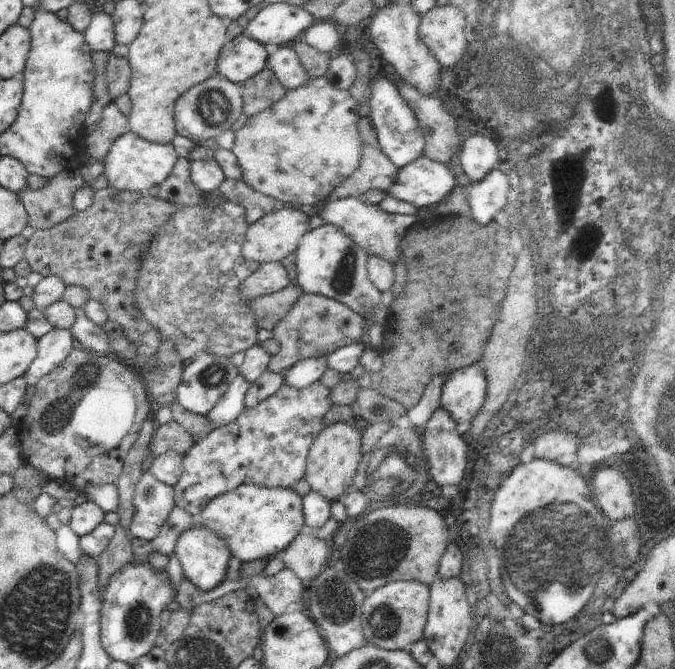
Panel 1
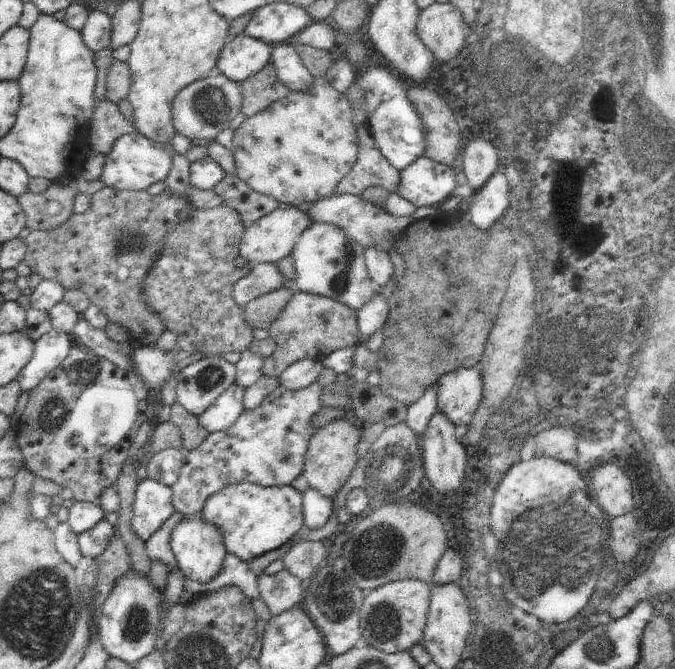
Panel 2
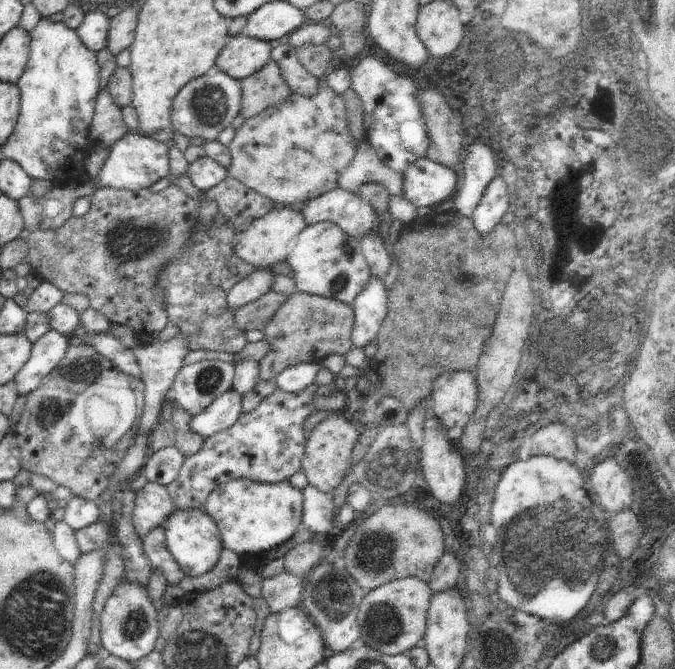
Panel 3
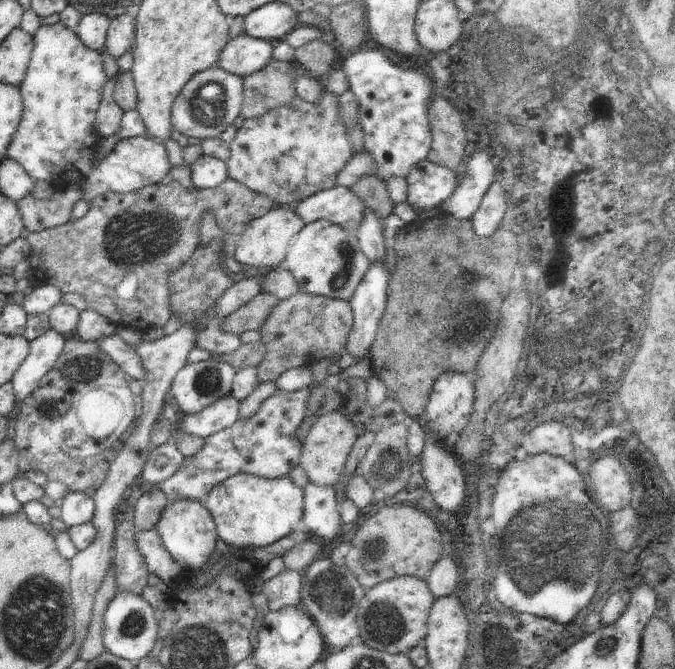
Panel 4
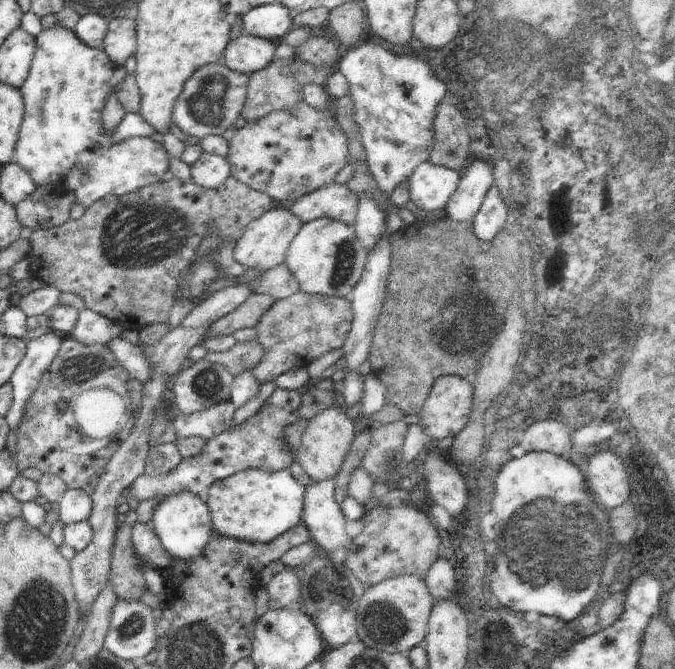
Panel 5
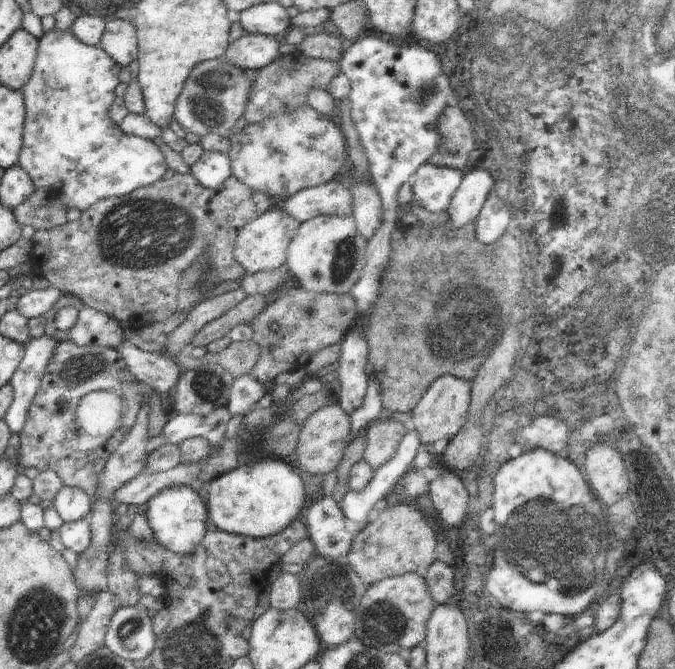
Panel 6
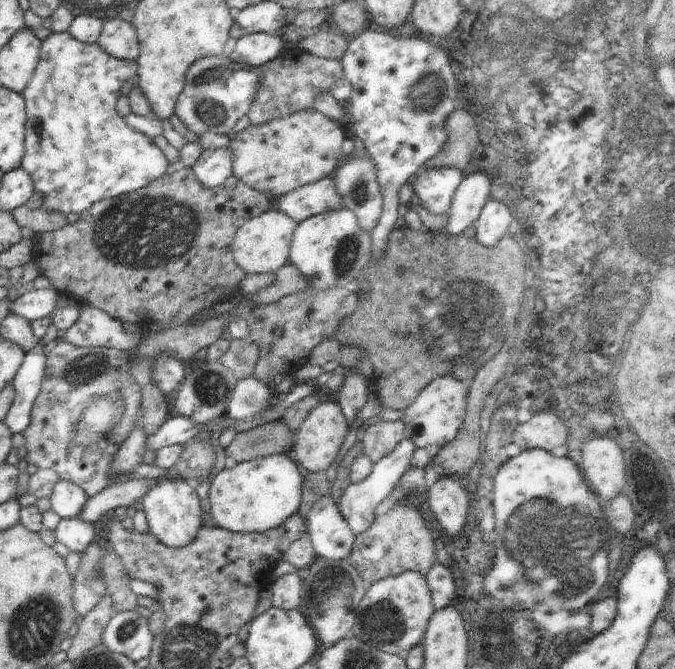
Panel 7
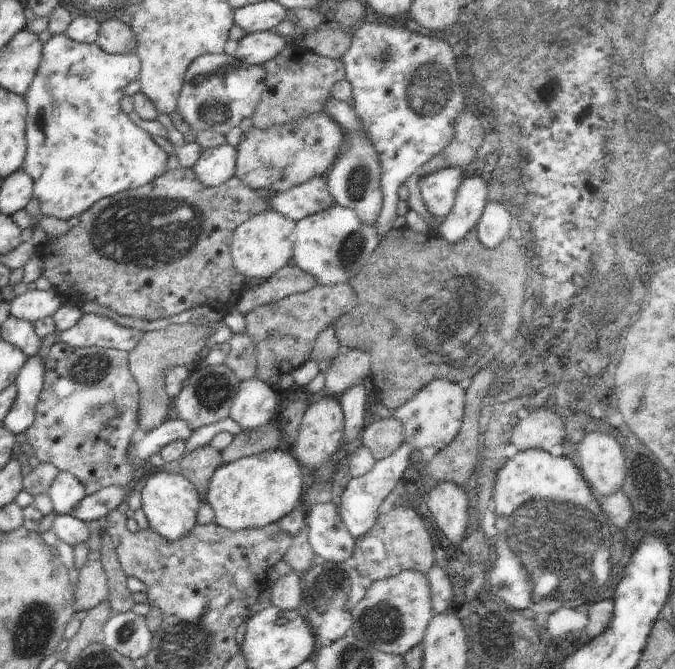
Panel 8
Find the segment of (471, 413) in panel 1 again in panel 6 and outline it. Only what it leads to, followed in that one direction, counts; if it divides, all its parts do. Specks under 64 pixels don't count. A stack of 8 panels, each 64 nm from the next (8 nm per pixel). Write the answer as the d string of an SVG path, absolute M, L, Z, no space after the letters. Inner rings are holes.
M442 375L428 387L420 402L412 411L412 419L405 424L408 431L416 429L426 447L442 438L450 441L460 432L468 418L473 381L467 381L454 375Z

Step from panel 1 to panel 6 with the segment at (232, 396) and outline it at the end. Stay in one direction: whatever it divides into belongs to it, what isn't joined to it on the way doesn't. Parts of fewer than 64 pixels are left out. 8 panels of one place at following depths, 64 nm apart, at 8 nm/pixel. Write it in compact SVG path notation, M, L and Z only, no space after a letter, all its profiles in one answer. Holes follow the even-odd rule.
M221 406L206 416L178 413L169 419L161 433L164 434L166 443L175 445L192 437L204 437L211 446L223 445L220 444L220 439L225 436L231 417L227 406Z

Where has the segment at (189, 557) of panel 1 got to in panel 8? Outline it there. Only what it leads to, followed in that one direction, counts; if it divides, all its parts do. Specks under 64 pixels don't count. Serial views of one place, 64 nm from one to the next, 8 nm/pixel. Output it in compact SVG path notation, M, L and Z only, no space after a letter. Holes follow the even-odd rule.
M177 471L157 473L148 478L141 491L141 508L145 512L149 526L162 535L169 543L179 541L197 525L196 514L200 508L201 496L195 486Z

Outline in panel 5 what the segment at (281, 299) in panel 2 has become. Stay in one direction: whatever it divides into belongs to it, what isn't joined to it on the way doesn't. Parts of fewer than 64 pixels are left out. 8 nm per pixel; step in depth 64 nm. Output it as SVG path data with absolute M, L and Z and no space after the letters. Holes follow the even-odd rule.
M254 293L250 295L250 298L243 302L236 310L233 310L230 314L223 316L220 320L217 320L214 324L208 328L206 336L208 335L232 335L236 330L241 328L252 328L255 327L259 322L262 316L270 310L270 307L277 301L277 296L267 295L264 293Z

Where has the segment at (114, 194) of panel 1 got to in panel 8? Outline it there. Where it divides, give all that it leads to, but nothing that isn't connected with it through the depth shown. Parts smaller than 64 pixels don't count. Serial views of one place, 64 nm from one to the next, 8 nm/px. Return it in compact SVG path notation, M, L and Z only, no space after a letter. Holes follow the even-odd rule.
M179 167L173 171L167 170L162 176L155 178L152 182L140 188L124 192L120 191L111 197L106 197L104 200L95 202L79 216L80 221L78 226L70 227L68 232L61 234L53 240L50 239L50 244L46 244L46 254L42 256L42 264L44 266L41 276L45 276L51 282L51 286L63 295L65 299L73 302L77 301L81 304L85 302L98 302L100 306L106 306L106 308L110 308L110 310L122 316L148 320L148 322L176 316L176 314L180 314L184 310L193 308L193 304L198 303L202 304L201 306L209 305L226 312L227 309L234 307L239 301L248 282L247 276L243 272L237 271L233 265L231 244L234 231L250 217L256 216L258 213L270 208L270 201L275 195L272 190L250 188L235 176L220 184L220 186L207 187L201 184L193 168Z

